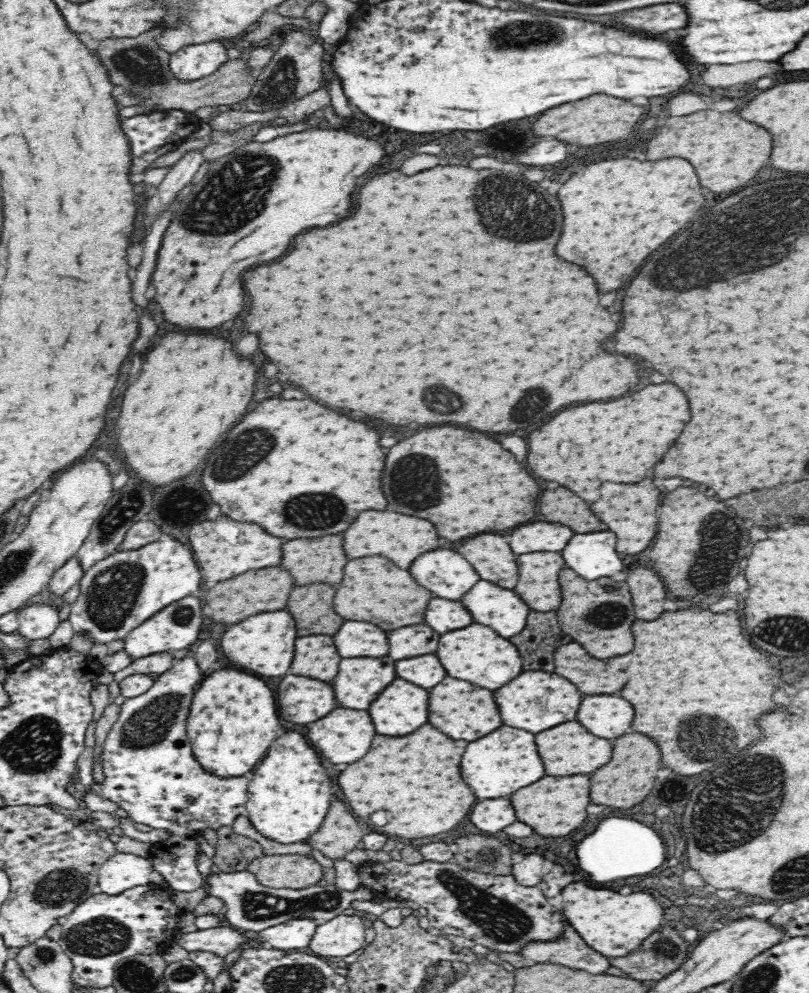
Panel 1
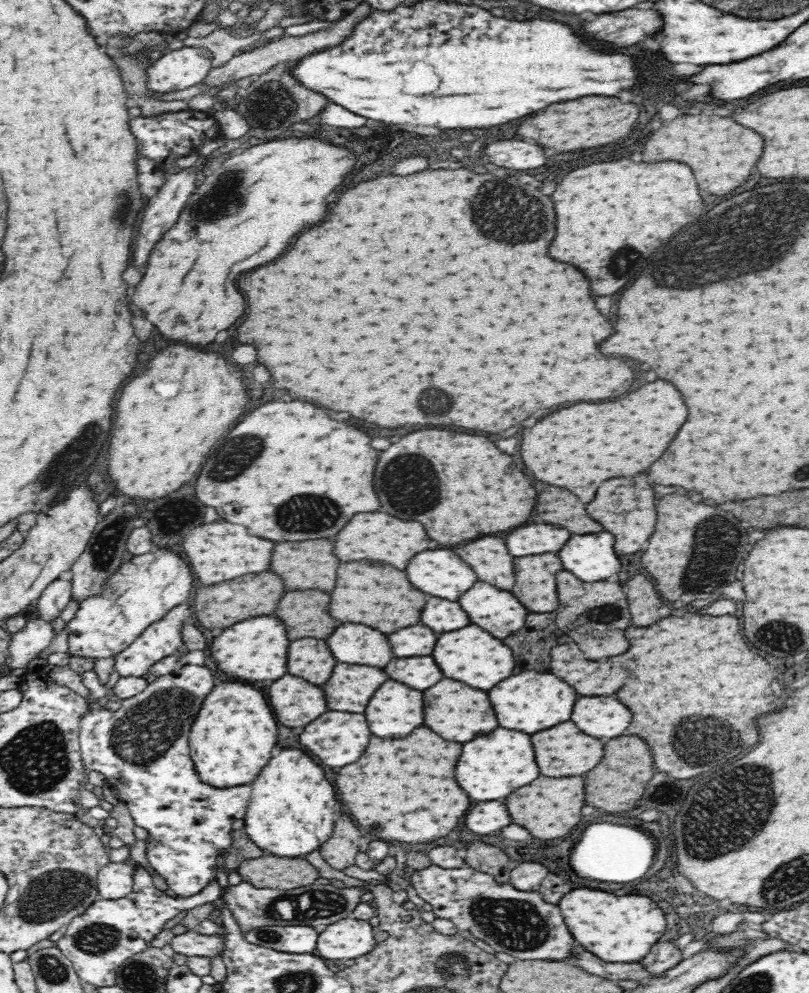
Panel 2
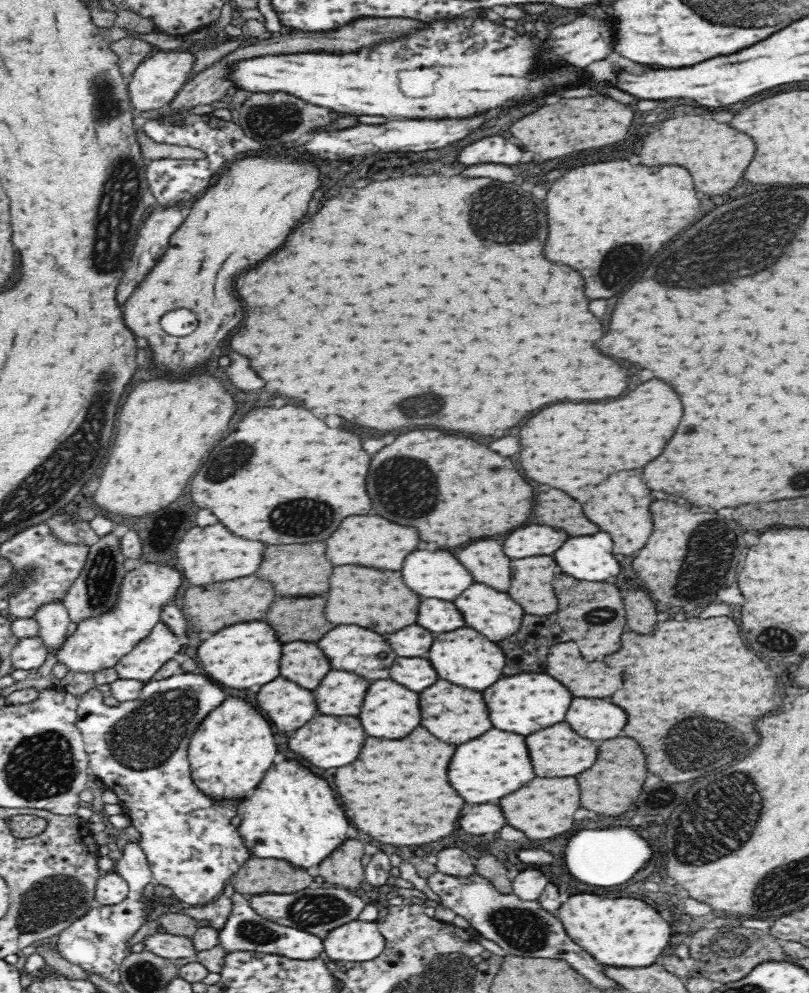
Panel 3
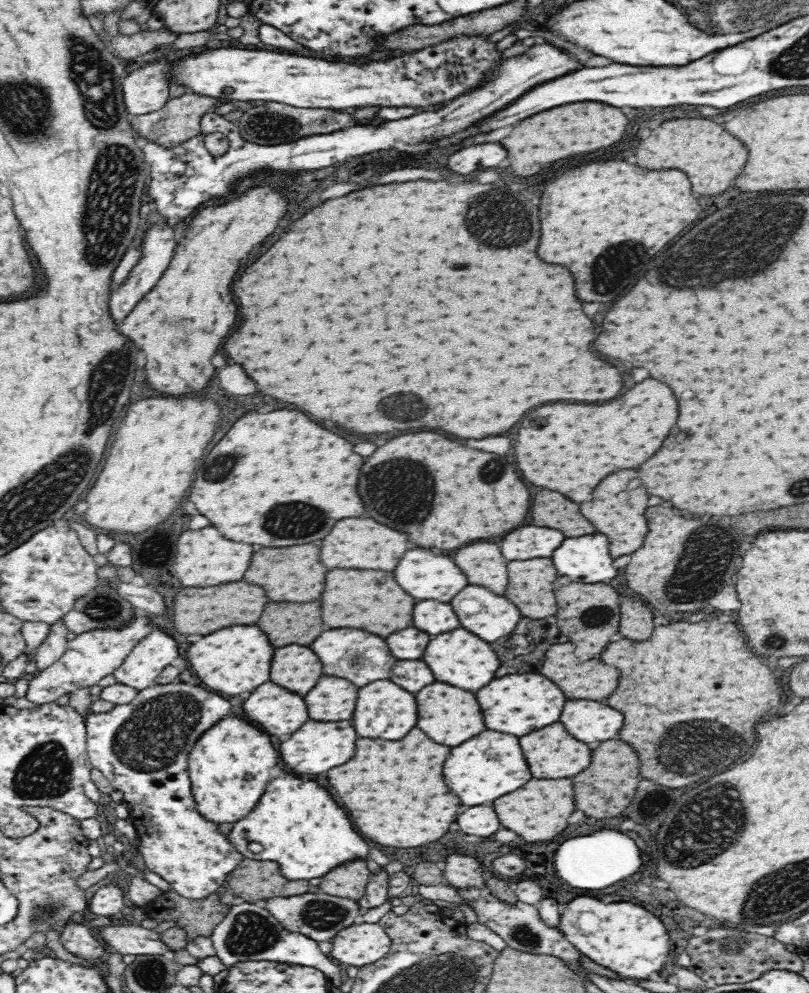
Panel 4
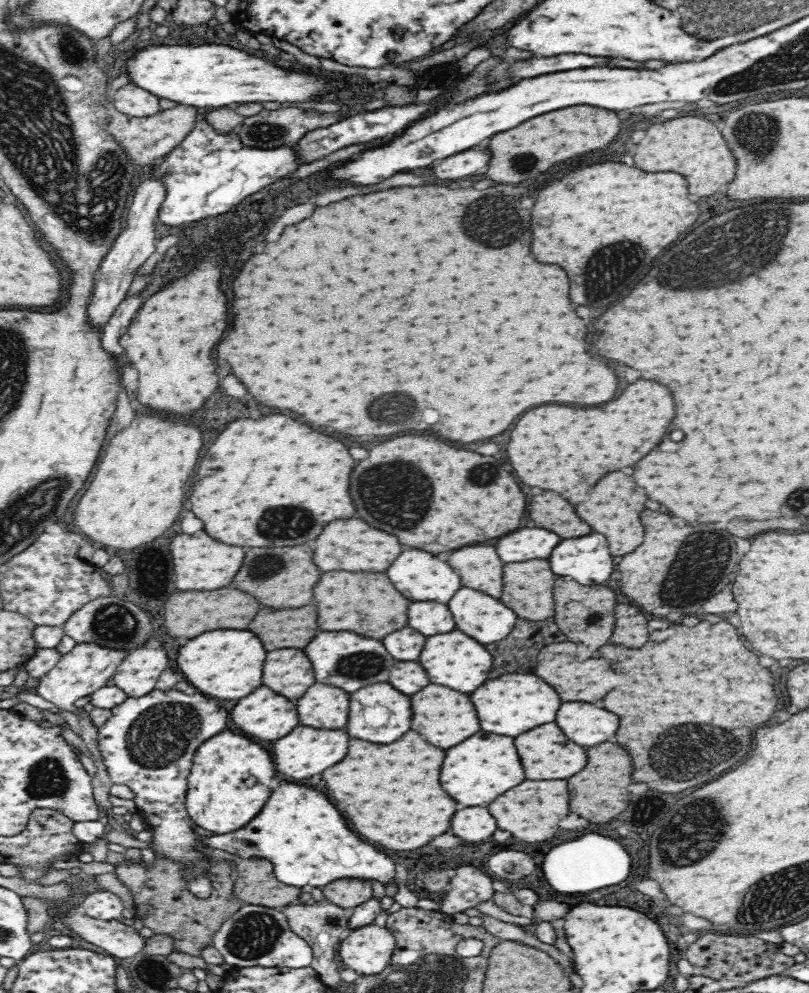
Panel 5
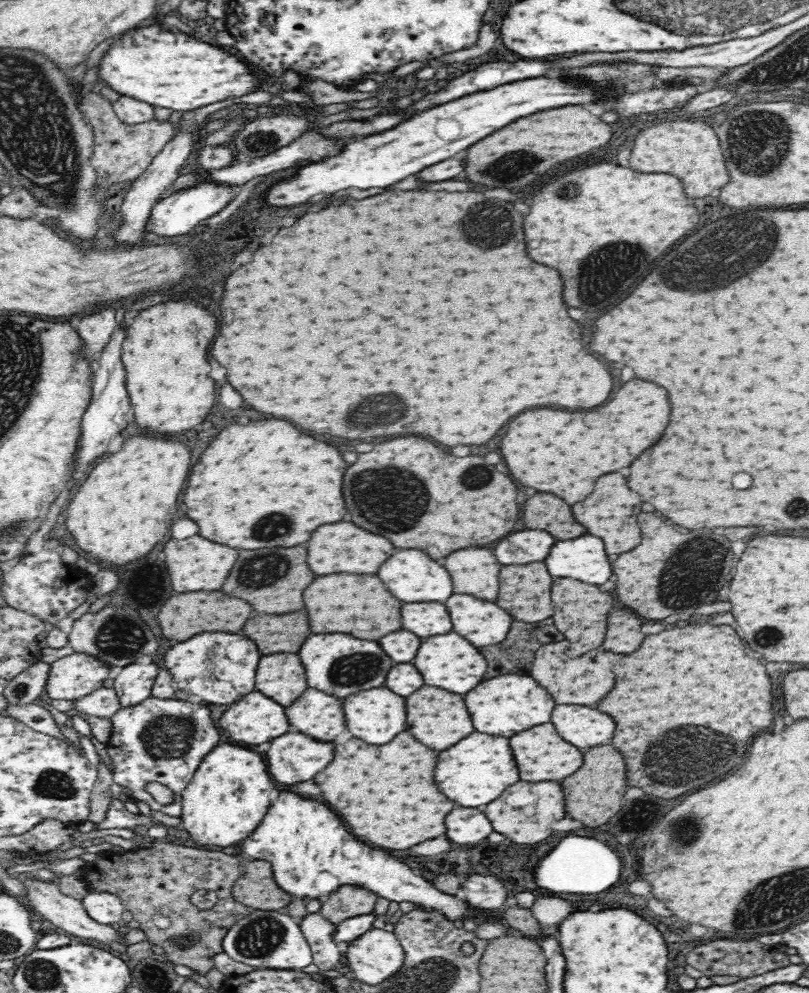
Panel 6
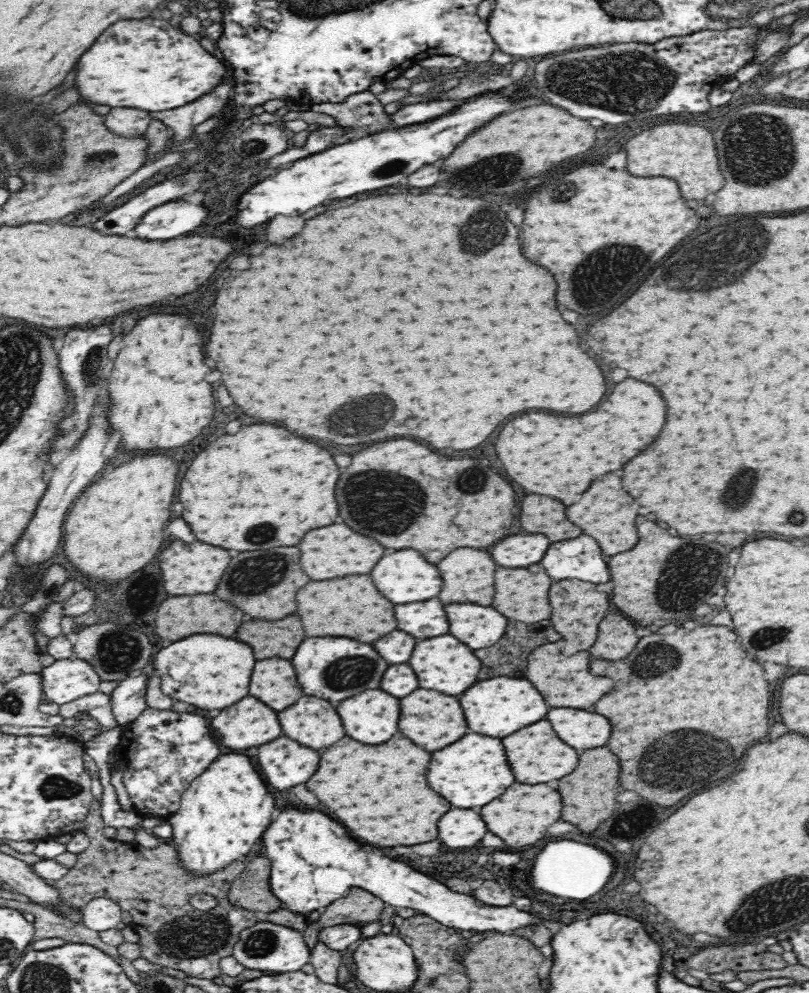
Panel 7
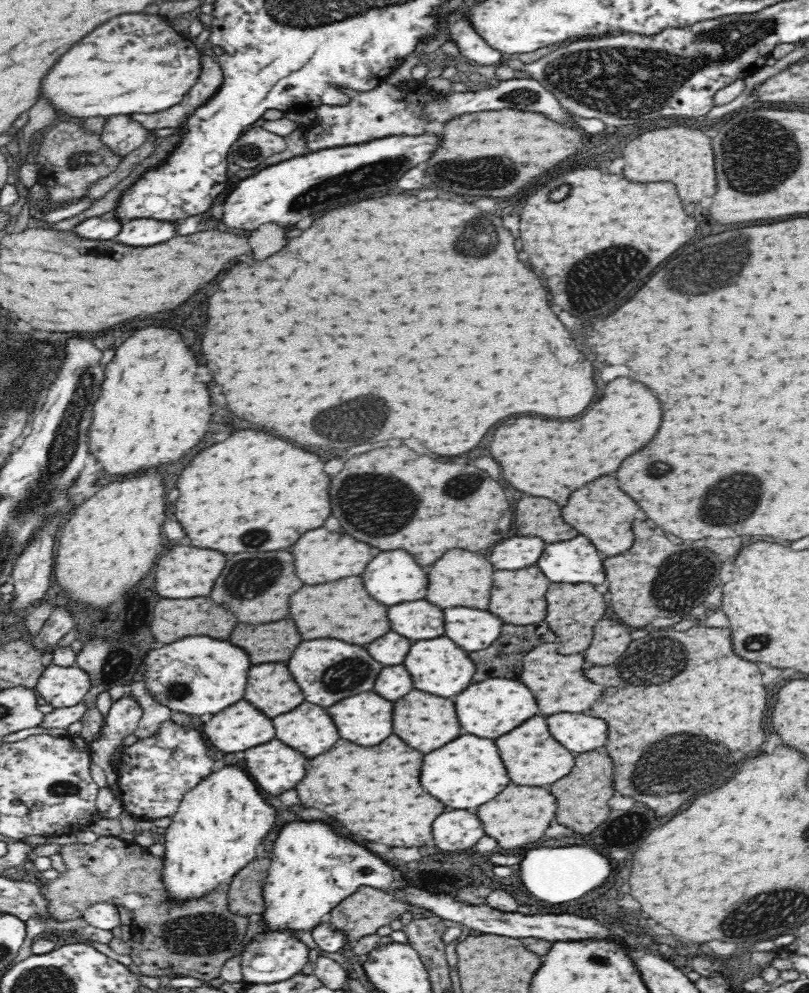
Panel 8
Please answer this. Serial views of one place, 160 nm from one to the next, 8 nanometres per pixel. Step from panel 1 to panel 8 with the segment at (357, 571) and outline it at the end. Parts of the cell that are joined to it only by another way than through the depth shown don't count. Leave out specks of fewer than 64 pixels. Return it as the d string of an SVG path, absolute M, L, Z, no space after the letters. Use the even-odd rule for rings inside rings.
M350 576L346 580L334 580L334 584L304 586L294 596L290 596L290 614L302 634L302 640L314 640L322 636L334 636L350 644L368 644L386 632L390 632L386 606L378 604L366 588L360 576ZM356 590L356 598L350 592Z

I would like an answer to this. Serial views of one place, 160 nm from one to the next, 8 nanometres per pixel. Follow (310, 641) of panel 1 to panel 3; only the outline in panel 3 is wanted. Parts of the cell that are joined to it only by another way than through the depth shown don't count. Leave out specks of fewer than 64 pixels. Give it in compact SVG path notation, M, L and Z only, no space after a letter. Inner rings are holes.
M290 642L282 646L282 668L280 674L284 678L290 678L302 688L314 690L320 686L320 678L326 676L330 670L330 662L326 660L326 654L310 642Z

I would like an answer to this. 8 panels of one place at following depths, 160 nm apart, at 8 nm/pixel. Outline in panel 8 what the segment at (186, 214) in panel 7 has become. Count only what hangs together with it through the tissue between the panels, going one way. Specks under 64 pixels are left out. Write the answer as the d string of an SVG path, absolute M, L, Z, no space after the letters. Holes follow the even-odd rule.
M136 218L122 226L118 242L128 246L154 246L176 236L174 222L162 222L154 218Z

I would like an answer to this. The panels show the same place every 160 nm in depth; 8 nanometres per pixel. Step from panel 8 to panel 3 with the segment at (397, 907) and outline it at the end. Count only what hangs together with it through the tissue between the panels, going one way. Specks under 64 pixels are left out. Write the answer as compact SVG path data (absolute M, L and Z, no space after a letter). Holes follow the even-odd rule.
M350 838L350 840L346 840L342 844L342 848L334 850L330 854L330 858L322 860L322 864L320 864L320 876L323 876L326 882L340 885L349 891L356 890L356 888L360 888L360 882L365 879L365 868L360 861L362 860L362 856L364 856L364 844L358 838Z

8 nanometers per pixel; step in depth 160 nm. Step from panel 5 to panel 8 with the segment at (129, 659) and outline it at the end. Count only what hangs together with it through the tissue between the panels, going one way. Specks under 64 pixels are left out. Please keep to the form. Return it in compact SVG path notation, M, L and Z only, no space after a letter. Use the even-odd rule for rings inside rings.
M128 690L119 699L112 702L105 718L103 738L89 743L91 746L91 762L104 770L107 777L107 787L119 787L119 776L114 774L109 762L110 756L118 746L122 746L122 738L133 734L138 728L143 710Z

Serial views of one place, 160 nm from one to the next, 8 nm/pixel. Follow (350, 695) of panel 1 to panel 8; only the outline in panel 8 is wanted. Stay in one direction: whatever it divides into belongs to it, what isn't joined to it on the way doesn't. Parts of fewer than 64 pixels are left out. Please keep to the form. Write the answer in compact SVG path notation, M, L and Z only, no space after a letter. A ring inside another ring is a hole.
M310 702L300 704L294 712L276 716L274 728L278 740L300 750L308 758L330 750L336 740L340 740L330 714L322 706Z

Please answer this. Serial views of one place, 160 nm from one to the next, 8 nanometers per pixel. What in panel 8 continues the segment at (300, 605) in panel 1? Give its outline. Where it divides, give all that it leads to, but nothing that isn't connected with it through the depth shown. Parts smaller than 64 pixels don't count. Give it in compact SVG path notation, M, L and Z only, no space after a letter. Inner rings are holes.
M286 618L274 624L238 624L230 636L232 644L244 648L254 664L290 660L294 648L300 644L296 624Z

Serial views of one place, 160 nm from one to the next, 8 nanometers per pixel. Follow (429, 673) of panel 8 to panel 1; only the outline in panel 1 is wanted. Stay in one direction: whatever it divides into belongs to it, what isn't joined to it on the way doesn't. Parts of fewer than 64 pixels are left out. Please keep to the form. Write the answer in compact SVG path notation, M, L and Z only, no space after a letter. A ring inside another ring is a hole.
M470 624L468 628L460 628L456 632L440 636L436 654L452 678L468 680L490 690L498 690L506 682L522 674L522 658L516 646L510 644L506 638L498 636L492 628L486 628L482 624Z

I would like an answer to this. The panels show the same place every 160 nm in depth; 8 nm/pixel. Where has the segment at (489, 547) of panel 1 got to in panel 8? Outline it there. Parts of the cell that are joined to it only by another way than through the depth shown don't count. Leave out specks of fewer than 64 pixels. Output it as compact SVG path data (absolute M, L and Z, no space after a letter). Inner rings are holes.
M450 550L428 572L430 588L428 588L426 600L440 608L450 608L450 606L488 608L492 572L494 572L494 566L486 560L486 556L476 552L466 552L466 550Z

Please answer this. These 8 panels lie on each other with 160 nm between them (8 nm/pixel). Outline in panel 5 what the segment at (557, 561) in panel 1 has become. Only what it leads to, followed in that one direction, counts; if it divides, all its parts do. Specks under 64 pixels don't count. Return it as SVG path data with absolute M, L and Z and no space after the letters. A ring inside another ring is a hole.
M528 560L524 564L506 564L504 566L504 594L502 602L516 610L520 618L526 620L546 620L554 616L554 602L552 602L552 586L554 586L554 572L550 570L548 560Z

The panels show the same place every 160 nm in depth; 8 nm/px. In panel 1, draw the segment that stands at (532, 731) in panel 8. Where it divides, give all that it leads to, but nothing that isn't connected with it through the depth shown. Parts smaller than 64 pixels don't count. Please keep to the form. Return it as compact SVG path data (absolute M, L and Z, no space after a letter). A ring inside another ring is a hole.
M576 720L560 724L560 726L550 728L546 732L540 732L536 736L536 744L538 744L538 752L540 752L544 766L546 766L546 774L550 774L550 776L592 774L602 764L608 764L610 756L612 756L612 746L608 744L608 740L602 740L598 736L590 736L590 732L586 732L586 728L582 728L582 724Z

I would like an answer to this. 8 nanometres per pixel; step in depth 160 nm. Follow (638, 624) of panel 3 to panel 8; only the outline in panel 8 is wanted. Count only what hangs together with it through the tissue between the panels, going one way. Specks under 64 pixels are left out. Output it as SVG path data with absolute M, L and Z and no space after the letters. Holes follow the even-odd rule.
M600 620L594 628L594 640L590 648L584 652L586 662L596 664L596 666L608 666L616 662L618 656L622 656L630 640L632 638L626 626L614 620Z

